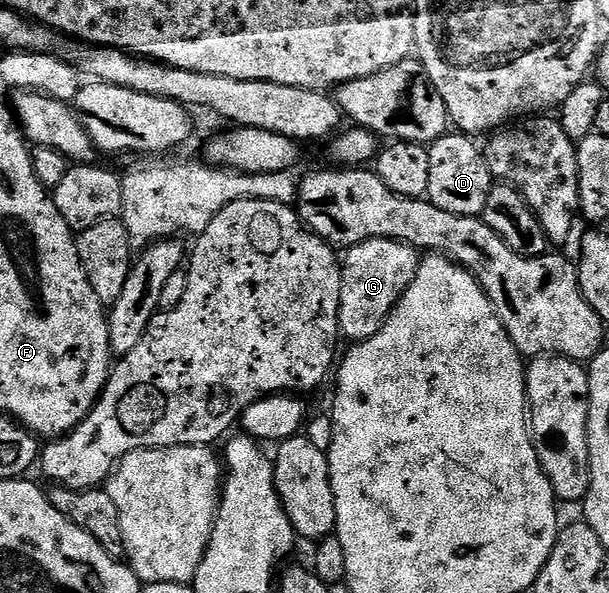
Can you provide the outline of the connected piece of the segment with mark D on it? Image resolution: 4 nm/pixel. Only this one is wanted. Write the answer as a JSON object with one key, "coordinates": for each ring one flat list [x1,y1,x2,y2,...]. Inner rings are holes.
{"coordinates":[[448,133,429,147,429,189,426,198,437,209,454,215,482,216,493,186,493,176,480,144,462,133]]}

